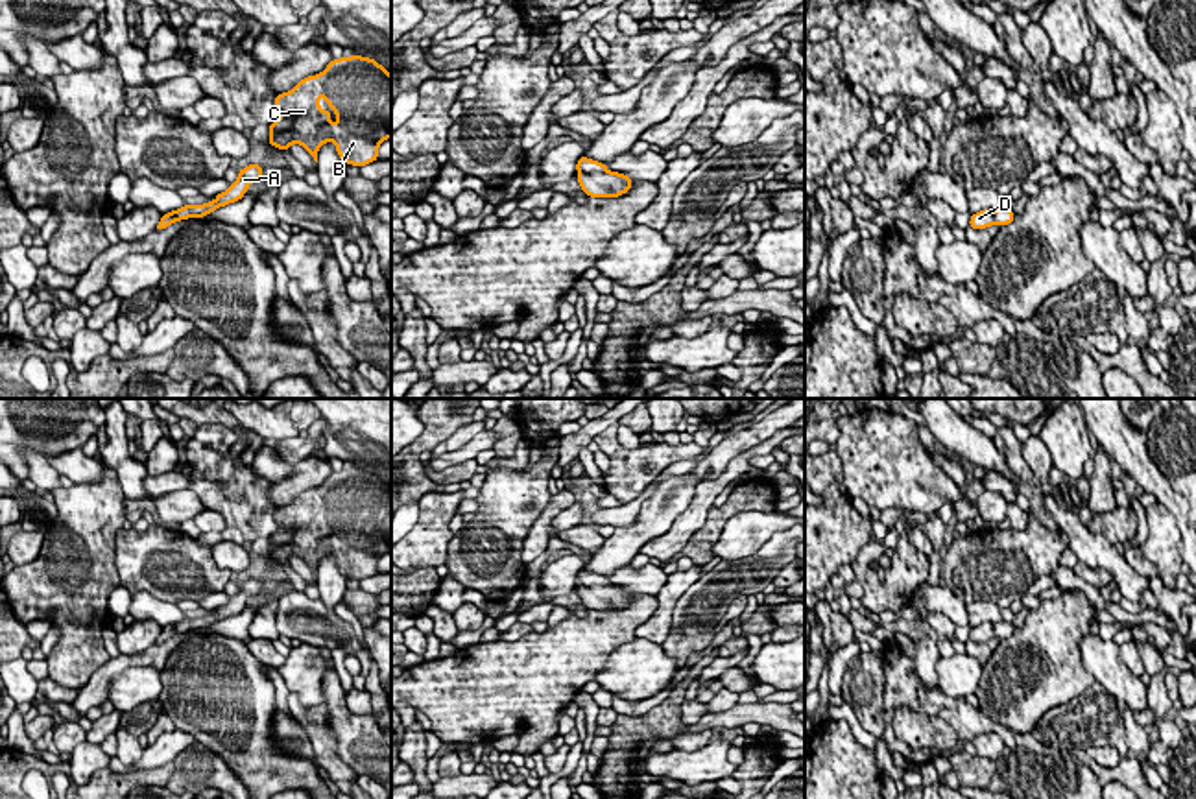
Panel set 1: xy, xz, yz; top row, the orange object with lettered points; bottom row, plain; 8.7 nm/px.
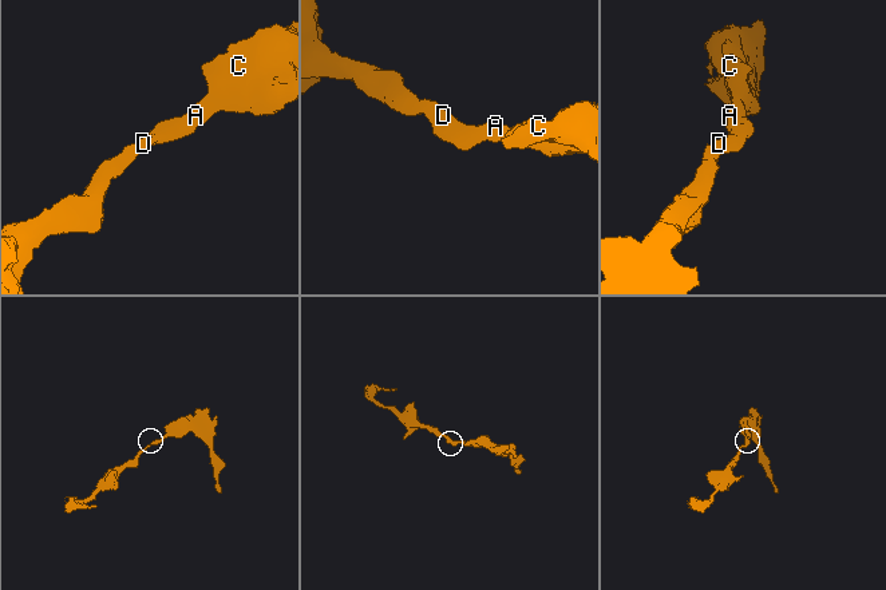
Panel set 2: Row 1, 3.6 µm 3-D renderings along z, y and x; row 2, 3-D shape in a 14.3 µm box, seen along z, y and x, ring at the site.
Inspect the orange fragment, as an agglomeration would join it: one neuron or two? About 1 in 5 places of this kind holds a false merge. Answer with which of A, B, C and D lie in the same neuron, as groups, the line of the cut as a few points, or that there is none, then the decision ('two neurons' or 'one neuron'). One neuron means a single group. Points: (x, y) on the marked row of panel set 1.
groups A B C D; cut none; one neuron

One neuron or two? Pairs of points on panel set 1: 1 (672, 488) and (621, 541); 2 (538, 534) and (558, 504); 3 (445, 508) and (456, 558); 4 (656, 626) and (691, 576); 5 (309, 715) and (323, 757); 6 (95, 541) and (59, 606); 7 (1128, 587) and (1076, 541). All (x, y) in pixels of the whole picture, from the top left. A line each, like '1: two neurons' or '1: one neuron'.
1: one neuron
2: one neuron
3: two neurons
4: one neuron
5: one neuron
6: one neuron
7: one neuron

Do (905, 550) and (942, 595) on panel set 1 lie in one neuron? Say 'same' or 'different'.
different

